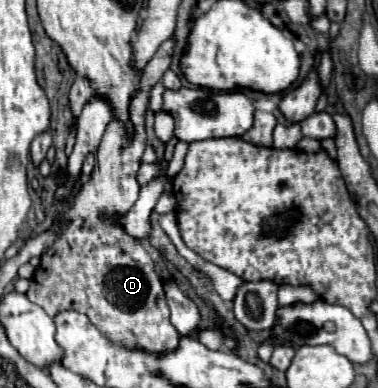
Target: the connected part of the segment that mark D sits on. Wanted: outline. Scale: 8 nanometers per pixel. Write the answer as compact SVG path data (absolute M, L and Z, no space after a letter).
M174 37L166 39L140 75L138 89L130 99L130 123L134 135L128 135L126 123L118 119L112 119L106 127L96 153L98 165L90 181L76 193L68 213L58 217L70 219L70 225L40 257L40 267L26 293L28 299L38 303L50 317L68 309L84 313L110 343L124 345L126 349L142 349L146 353L170 353L170 349L178 349L182 335L170 323L162 279L156 275L150 255L140 241L130 237L122 227L104 223L100 213L126 213L138 199L140 185L136 181L136 171L146 149L144 115L148 111L150 89L170 67L174 45Z

